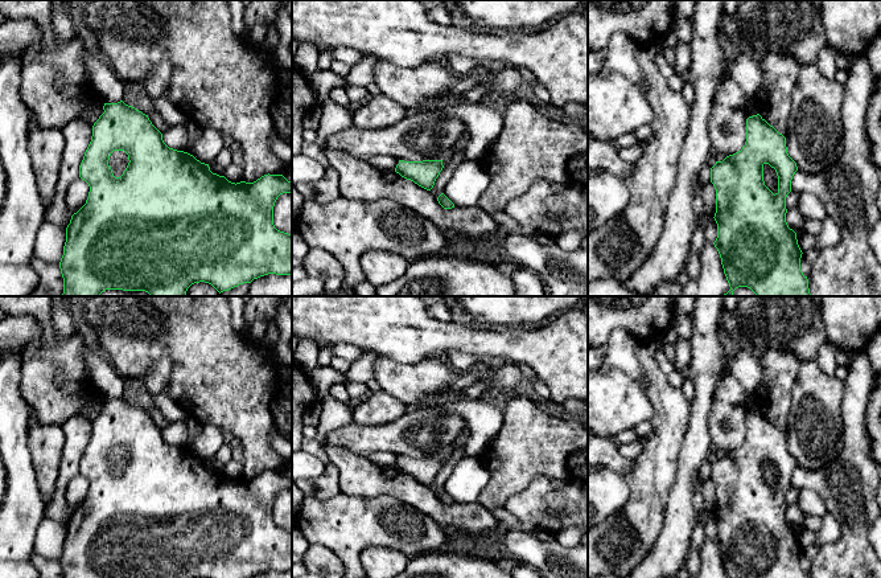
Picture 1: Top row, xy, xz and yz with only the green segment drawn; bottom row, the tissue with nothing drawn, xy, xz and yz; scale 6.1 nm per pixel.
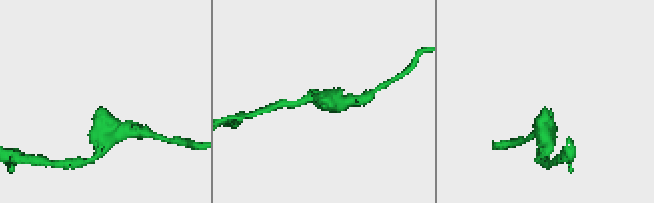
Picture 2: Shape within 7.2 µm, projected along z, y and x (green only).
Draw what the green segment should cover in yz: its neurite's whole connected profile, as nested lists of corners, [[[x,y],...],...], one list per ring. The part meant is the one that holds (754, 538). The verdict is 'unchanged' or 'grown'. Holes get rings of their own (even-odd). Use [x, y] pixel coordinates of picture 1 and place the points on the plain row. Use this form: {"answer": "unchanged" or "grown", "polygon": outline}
{"answer": "unchanged", "polygon": [[[759,410],[746,415],[746,438],[741,447],[716,458],[711,464],[711,479],[716,485],[717,545],[728,578],[808,578],[800,567],[802,546],[796,529],[786,518],[786,493],[791,488],[791,476],[798,467],[789,452],[786,434],[770,422]],[[769,460],[778,472],[778,488],[774,491],[763,477],[763,462]]]}

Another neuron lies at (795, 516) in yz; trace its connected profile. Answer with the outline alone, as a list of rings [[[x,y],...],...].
[[[798,501],[789,505],[786,509],[786,518],[789,524],[793,525],[795,529],[802,528],[806,517],[807,515],[800,509],[800,507],[798,505]]]

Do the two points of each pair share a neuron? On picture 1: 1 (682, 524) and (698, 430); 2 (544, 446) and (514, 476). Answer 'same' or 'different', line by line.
1: same
2: same

